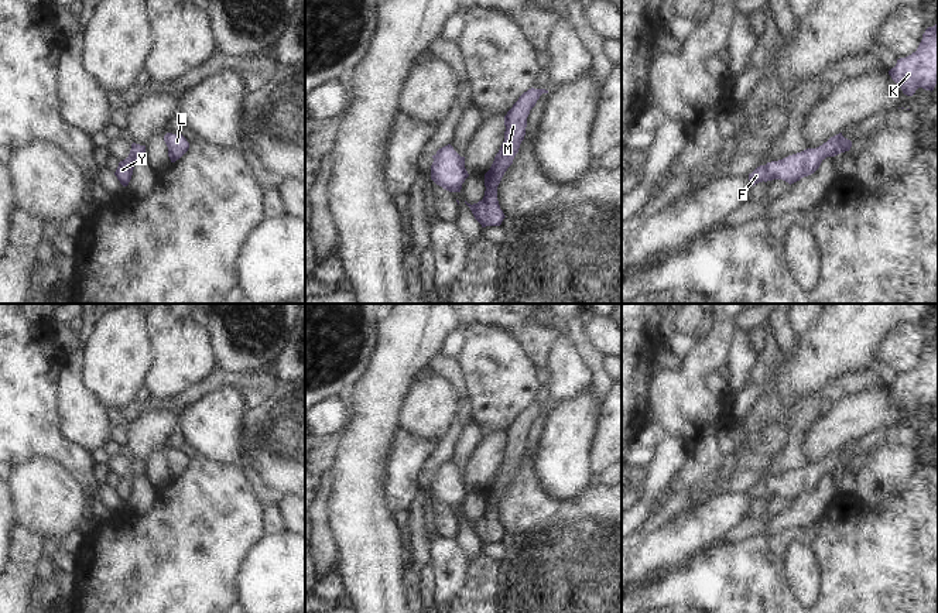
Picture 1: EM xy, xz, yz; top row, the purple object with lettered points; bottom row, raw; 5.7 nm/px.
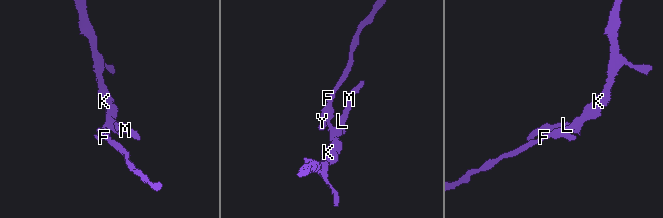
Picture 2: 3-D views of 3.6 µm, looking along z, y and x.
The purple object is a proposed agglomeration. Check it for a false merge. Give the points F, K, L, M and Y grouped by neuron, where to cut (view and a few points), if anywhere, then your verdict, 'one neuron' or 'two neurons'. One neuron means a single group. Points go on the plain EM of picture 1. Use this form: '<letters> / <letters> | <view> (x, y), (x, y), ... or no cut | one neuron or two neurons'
F K L M Y | no cut | one neuron

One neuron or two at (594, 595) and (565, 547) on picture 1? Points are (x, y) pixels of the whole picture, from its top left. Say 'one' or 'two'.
one

